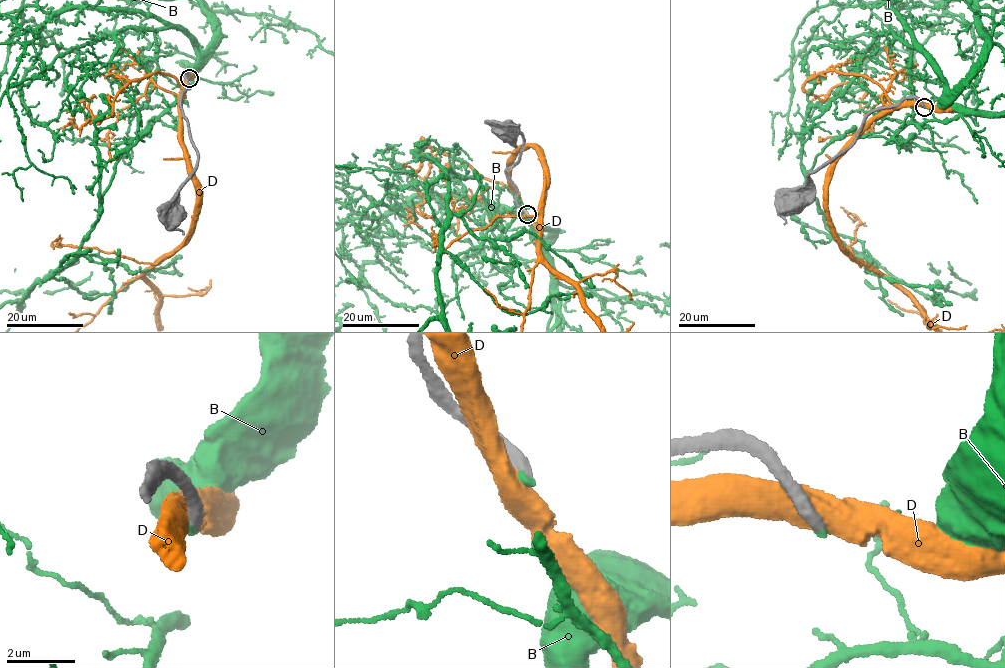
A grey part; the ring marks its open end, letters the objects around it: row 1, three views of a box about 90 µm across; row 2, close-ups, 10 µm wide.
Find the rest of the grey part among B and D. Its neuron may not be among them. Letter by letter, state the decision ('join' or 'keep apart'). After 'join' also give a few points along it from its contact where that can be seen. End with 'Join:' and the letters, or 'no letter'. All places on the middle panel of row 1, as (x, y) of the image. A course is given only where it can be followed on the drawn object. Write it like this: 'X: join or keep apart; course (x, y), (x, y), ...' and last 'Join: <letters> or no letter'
B: join
D: keep apart
Join: B

